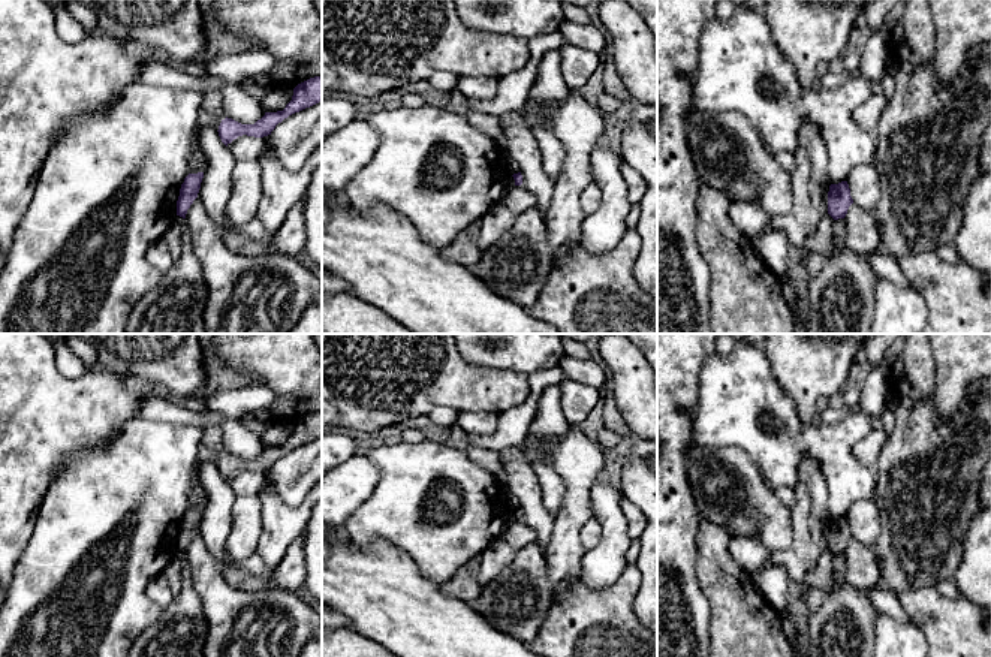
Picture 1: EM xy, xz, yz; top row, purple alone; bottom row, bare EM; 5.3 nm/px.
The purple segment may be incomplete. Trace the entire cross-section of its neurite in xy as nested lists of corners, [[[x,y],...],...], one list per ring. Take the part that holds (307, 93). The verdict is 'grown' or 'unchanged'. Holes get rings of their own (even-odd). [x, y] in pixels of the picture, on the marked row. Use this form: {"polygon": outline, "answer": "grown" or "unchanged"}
{"polygon": [[[322,76],[310,78],[293,88],[292,100],[283,111],[265,112],[265,115],[254,124],[241,124],[232,118],[222,120],[219,126],[219,136],[228,147],[238,136],[247,135],[254,138],[263,138],[271,135],[278,123],[289,115],[310,108],[322,100]]], "answer": "unchanged"}

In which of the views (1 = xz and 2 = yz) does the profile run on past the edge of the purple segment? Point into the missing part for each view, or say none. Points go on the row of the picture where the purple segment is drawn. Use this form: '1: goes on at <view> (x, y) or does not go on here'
1: does not go on here
2: does not go on here

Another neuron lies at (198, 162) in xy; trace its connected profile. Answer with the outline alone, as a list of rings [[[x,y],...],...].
[[[198,129],[193,133],[192,139],[192,156],[189,162],[189,174],[198,174],[198,172],[207,172],[208,169],[208,160],[202,153],[199,138],[198,138]]]

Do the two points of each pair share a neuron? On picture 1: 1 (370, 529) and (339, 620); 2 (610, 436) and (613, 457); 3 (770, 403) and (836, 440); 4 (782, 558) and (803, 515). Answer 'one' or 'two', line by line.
1: two
2: two
3: one
4: one

